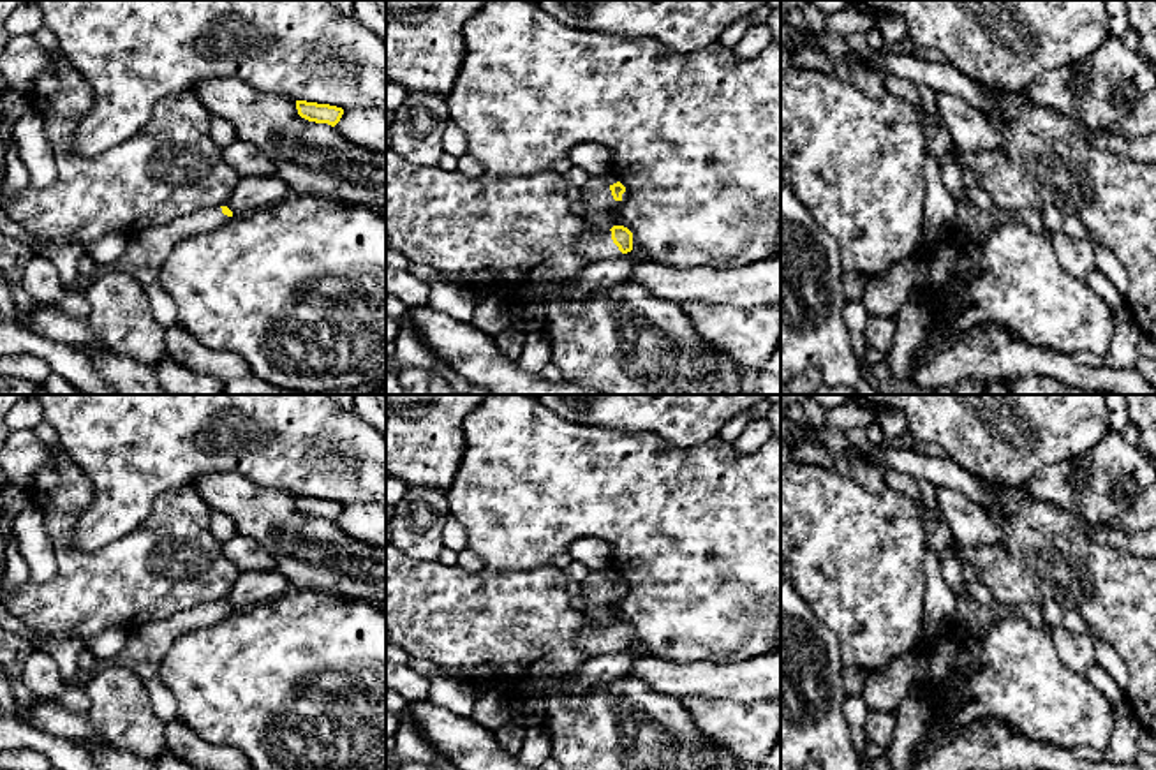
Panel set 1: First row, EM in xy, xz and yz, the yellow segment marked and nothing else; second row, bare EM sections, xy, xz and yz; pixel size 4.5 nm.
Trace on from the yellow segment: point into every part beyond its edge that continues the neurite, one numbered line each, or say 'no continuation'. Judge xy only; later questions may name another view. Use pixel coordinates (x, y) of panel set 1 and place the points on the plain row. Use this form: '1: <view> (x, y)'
1: xy (148, 644)

